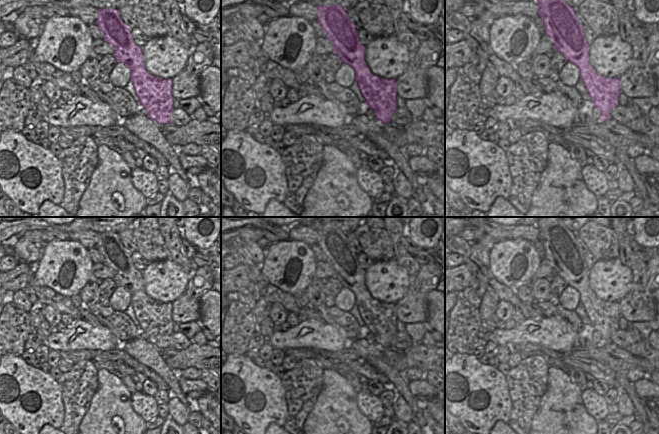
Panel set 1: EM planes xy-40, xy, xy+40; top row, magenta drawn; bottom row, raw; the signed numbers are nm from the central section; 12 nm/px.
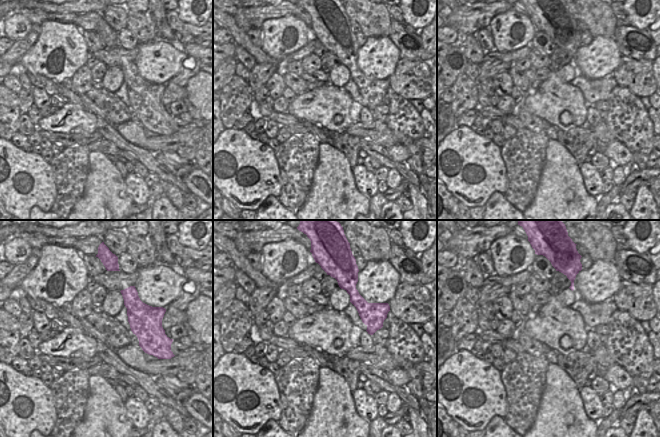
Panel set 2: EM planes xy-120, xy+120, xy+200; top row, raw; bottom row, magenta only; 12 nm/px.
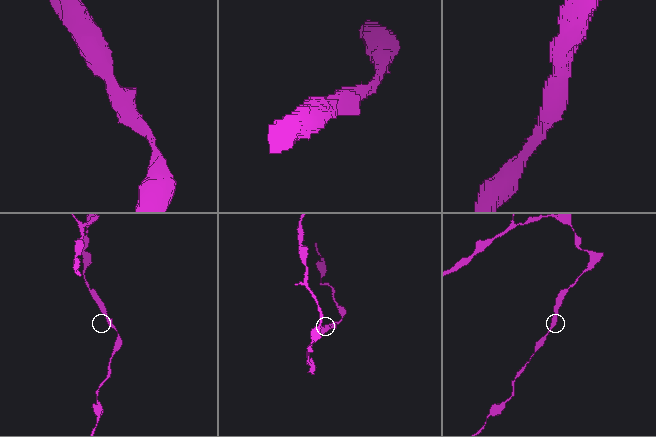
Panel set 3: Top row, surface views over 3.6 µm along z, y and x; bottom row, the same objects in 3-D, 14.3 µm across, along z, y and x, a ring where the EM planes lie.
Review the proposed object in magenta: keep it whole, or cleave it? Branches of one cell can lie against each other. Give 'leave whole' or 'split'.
leave whole

